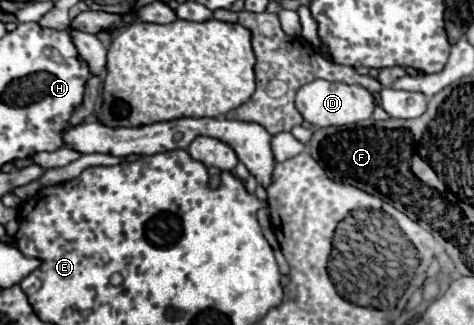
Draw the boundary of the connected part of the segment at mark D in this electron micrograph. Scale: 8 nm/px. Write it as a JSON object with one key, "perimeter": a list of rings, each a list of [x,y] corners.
{"perimeter":[[[313,80],[297,90],[295,108],[303,116],[305,122],[311,126],[341,126],[341,124],[355,124],[361,120],[371,118],[373,114],[373,94],[361,86],[349,86],[343,82],[327,82],[327,80]]]}

